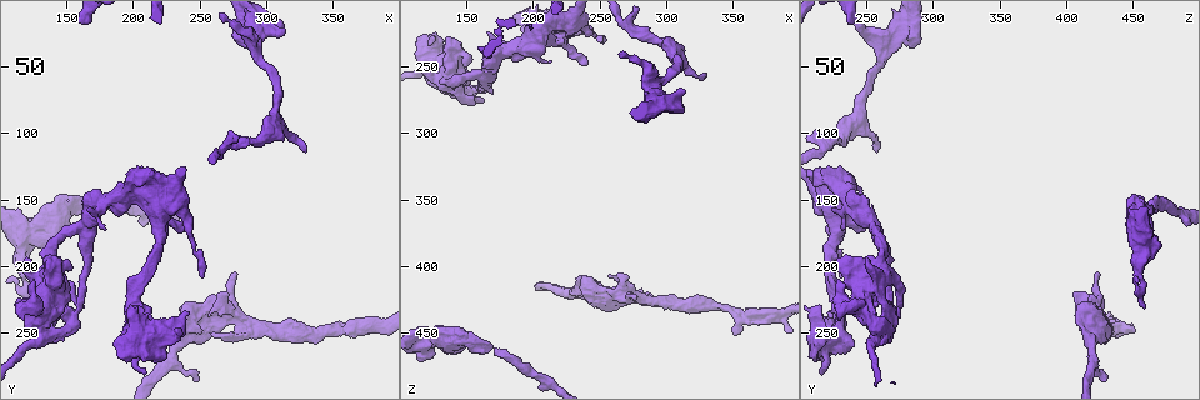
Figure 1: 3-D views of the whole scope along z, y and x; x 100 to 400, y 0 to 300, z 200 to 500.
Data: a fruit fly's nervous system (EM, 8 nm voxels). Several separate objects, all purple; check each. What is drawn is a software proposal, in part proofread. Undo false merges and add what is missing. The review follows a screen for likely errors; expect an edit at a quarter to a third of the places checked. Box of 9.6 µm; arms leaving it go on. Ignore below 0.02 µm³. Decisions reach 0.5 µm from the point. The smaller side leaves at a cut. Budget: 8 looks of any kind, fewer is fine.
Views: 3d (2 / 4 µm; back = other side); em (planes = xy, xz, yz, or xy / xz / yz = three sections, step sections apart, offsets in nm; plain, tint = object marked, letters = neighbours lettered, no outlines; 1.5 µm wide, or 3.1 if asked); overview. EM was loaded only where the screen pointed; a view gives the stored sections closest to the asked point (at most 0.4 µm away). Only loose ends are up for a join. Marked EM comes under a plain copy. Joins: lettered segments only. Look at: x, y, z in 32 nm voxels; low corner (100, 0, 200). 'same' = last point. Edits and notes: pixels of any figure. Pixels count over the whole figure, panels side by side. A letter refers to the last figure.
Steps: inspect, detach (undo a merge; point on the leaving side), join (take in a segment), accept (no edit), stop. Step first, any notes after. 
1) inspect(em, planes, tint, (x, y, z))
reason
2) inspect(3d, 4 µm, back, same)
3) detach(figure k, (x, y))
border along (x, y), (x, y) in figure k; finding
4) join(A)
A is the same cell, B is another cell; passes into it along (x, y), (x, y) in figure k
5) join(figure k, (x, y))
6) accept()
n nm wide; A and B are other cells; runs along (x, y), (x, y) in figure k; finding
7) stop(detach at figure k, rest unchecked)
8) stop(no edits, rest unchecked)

inspect(3d, 4 µm, (276, 206, 422))
branch stops here

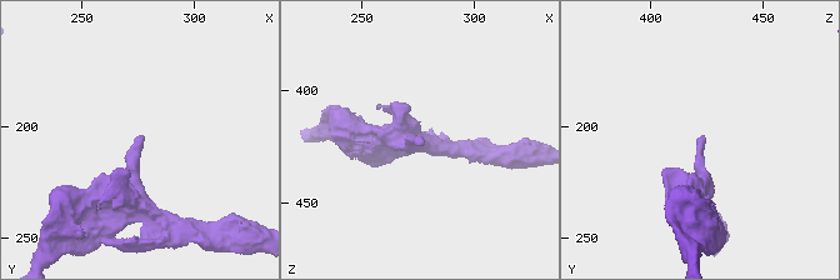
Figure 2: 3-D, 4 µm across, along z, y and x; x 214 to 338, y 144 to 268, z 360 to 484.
inspect(em, xz, step 4, tint, (275, 204, 425))
need the tissue

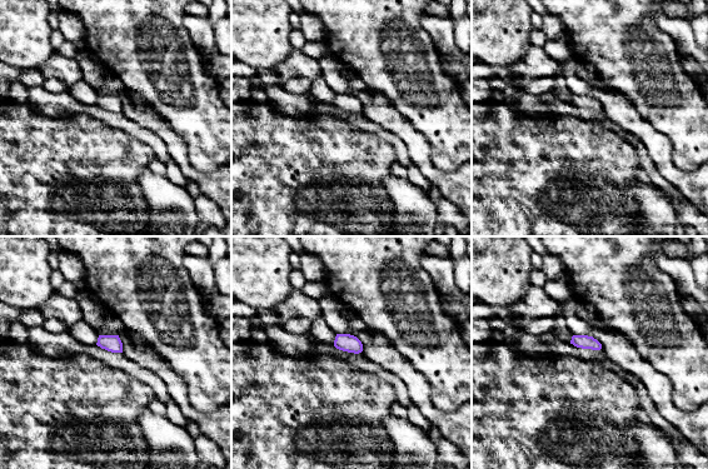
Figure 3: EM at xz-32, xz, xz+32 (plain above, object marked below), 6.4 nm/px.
inspect(em, yz, step 4, letters, same)
another direction

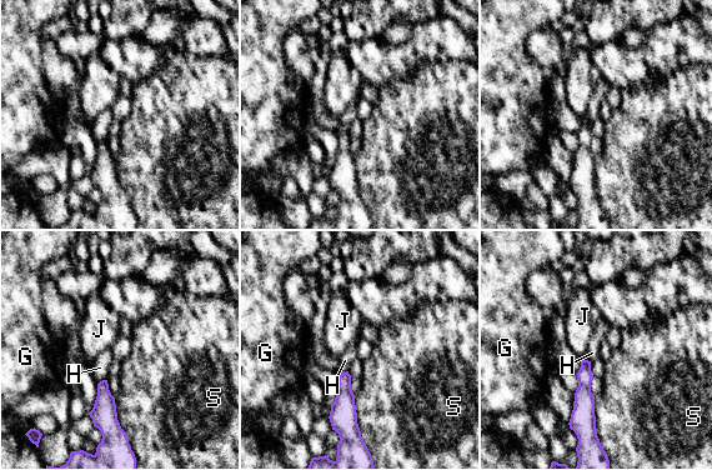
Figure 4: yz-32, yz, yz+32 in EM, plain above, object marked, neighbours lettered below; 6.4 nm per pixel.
accept()
S touches over 280 nm; G, H, J and S are other cells; border along (347, 370), (337, 375) in figure 4; none of them fits

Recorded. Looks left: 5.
inspect(em, planes, letters, (152, 154, 456))
thick turns thin

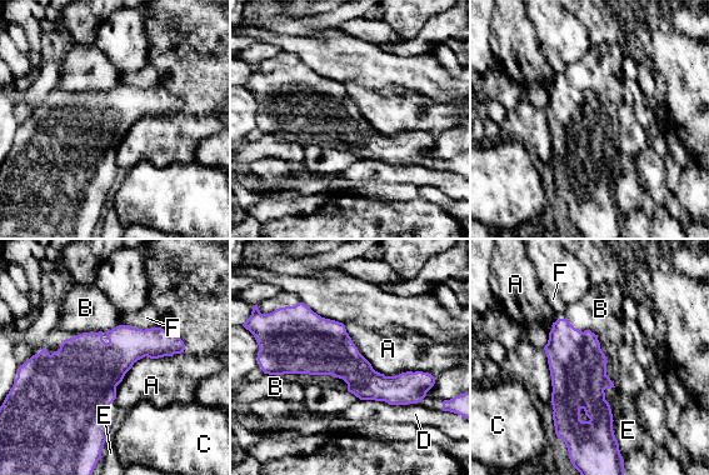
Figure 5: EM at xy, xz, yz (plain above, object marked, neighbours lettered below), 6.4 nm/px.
accept()
A, B, C, D, E and F are other cells; border along (343, 324), (375, 370), (419, 371) in figure 5; one cell here

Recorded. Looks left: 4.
inspect(3d, 2 µm, (128, 246, 258))
calibre changes

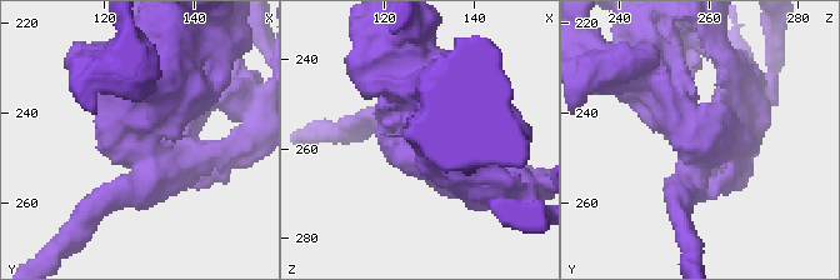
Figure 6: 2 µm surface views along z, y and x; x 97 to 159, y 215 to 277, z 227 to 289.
inspect(em, yz, step 4, tint, (127, 247, 258))
shape alone is not enough

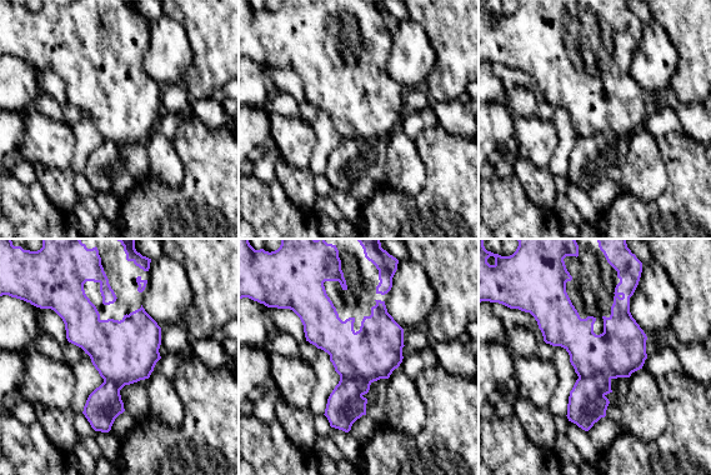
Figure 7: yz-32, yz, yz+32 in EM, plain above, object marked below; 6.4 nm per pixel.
inspect(em, planes, letters, same)

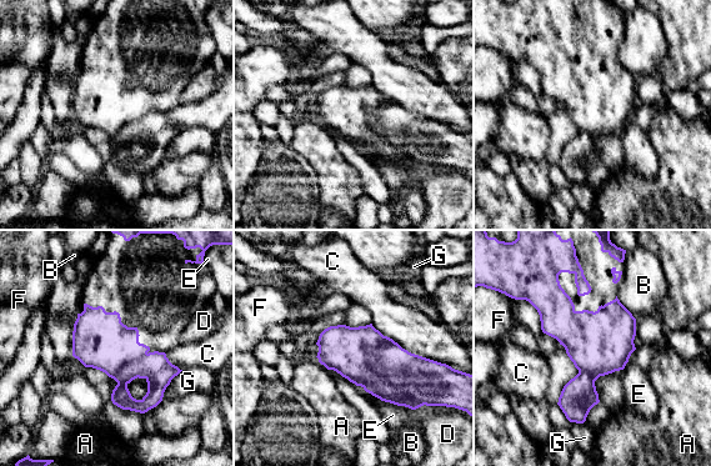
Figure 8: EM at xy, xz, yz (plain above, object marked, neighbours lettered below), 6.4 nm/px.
detach(figure 8, (421, 379))
360 nm wide; A, B, C, D, E, F and G are other cells; border along (384, 336), (377, 369), (419, 406) in figure 8; a second cell is stuck on

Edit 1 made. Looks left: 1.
stop(detach at figure 8, rest unchecked)

